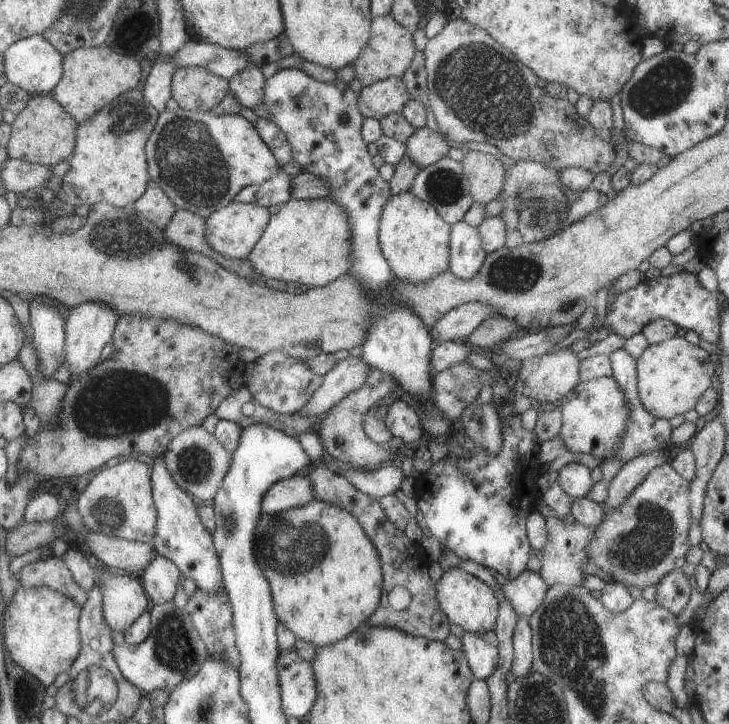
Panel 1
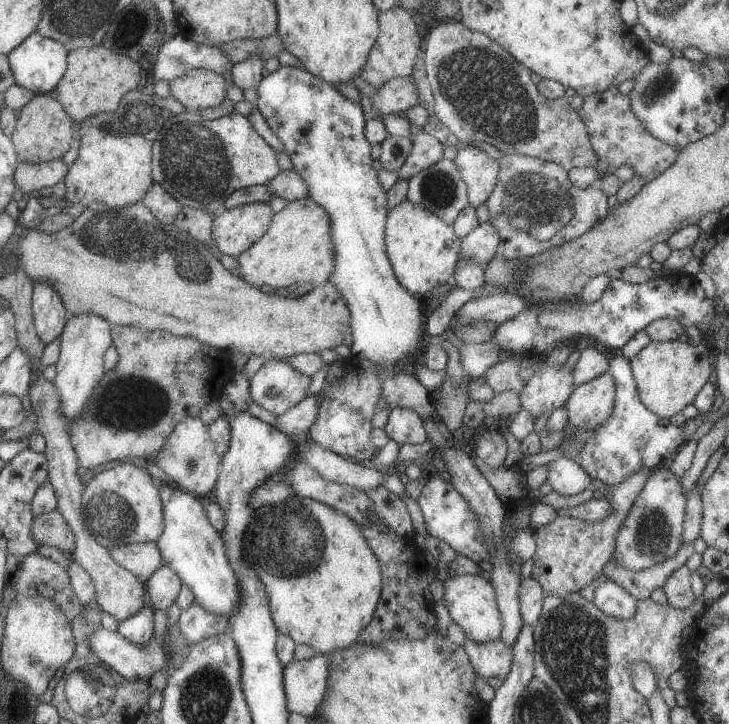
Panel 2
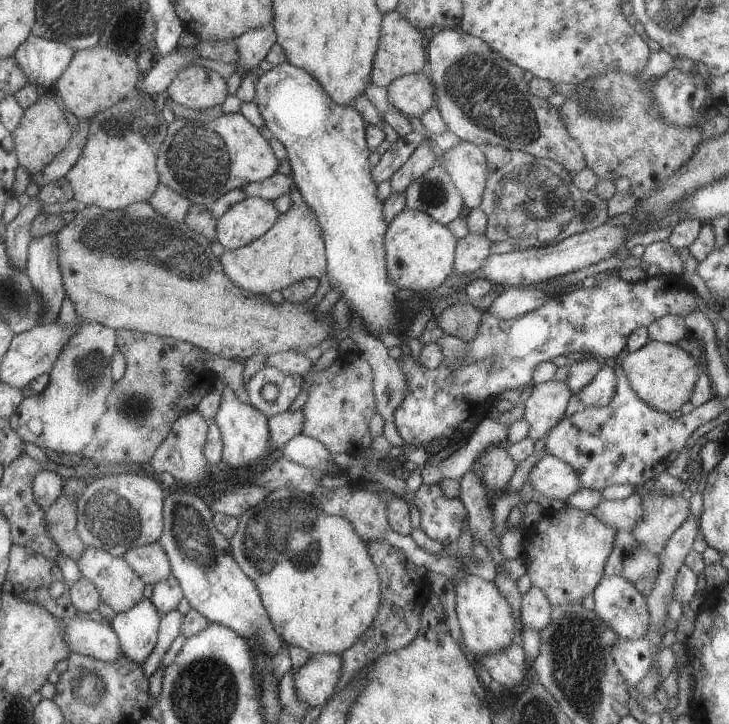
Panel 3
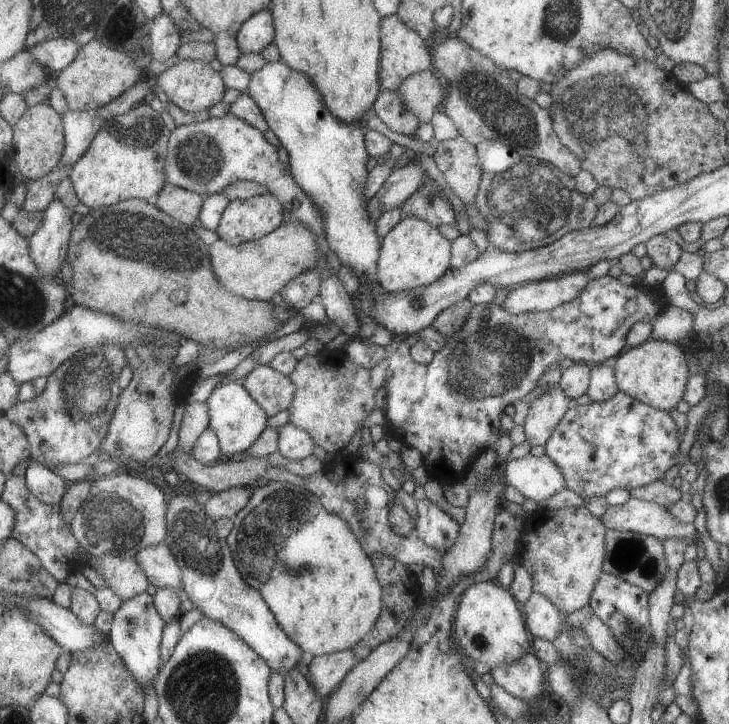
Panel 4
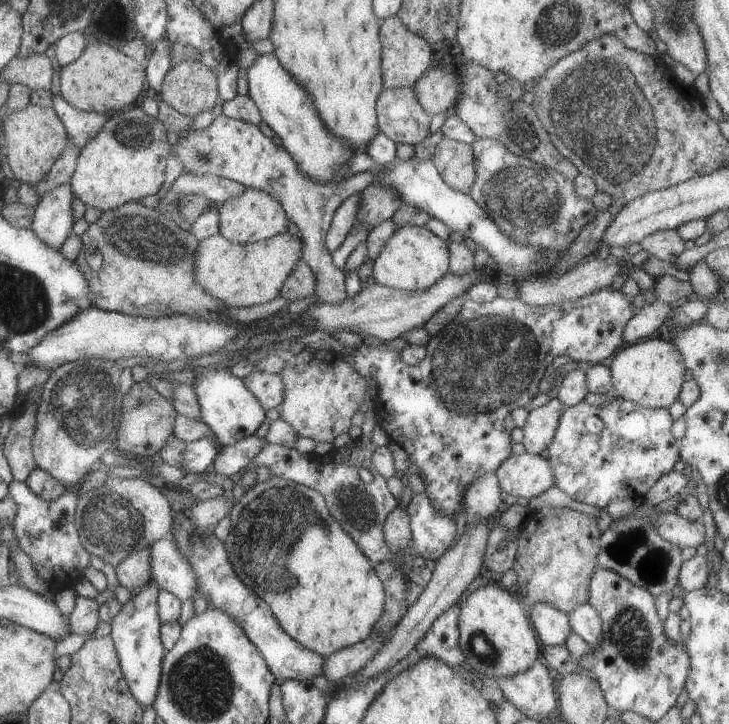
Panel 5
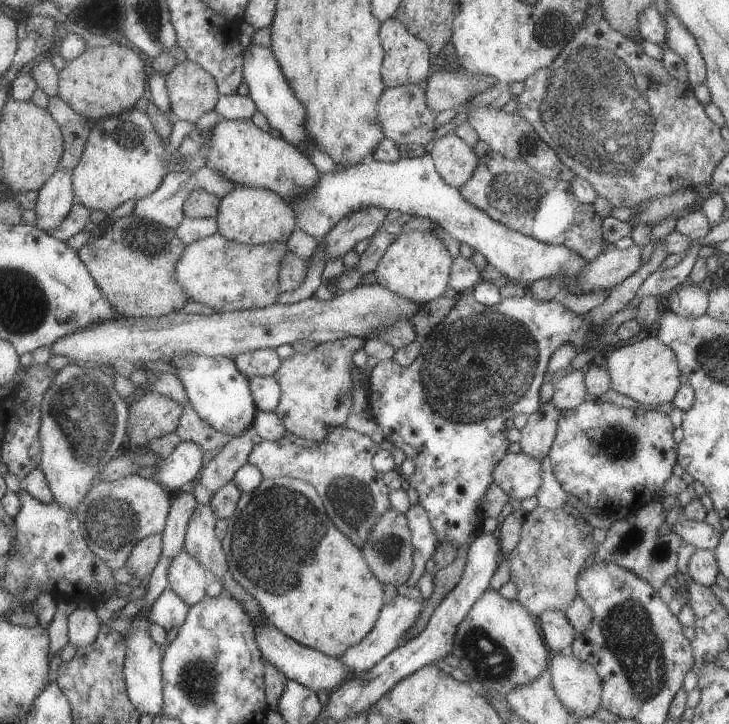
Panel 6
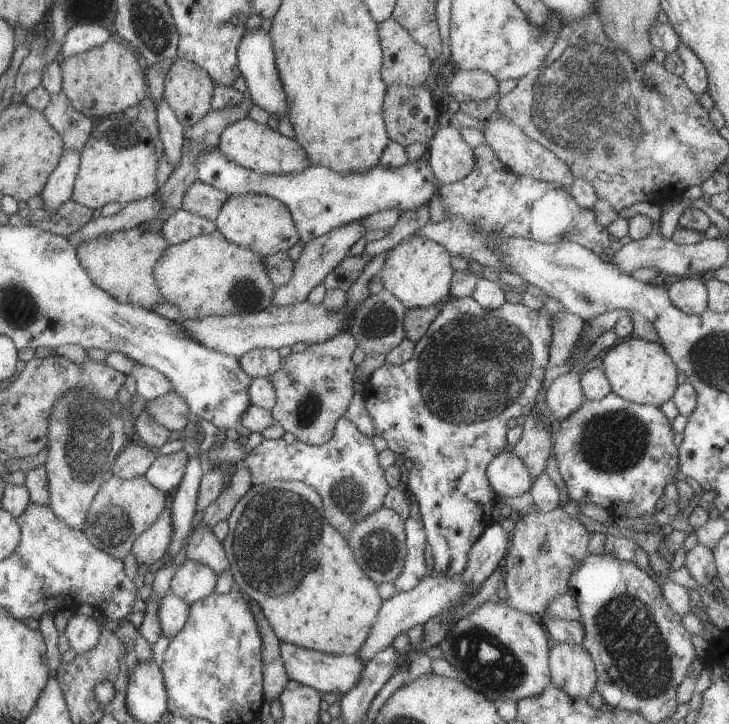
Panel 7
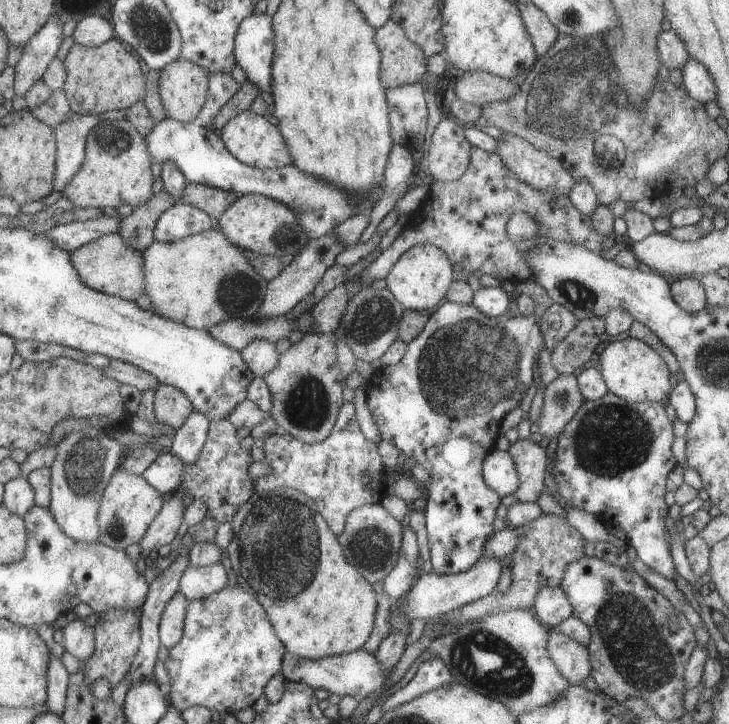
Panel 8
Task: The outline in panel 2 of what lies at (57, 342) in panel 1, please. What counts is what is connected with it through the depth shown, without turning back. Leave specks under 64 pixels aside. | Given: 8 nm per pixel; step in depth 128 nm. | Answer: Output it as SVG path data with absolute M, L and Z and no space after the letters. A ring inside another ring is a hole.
M48 282L33 283L31 305L36 332L45 345L50 344L64 332L68 312Z

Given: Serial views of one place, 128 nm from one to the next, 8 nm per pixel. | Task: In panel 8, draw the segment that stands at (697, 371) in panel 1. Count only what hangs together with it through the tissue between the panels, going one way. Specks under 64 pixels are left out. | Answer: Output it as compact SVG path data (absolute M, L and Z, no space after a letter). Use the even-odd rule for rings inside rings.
M629 337L608 343L600 355L599 369L610 393L628 402L656 401L668 399L672 384L670 368L660 358L660 354L643 340Z

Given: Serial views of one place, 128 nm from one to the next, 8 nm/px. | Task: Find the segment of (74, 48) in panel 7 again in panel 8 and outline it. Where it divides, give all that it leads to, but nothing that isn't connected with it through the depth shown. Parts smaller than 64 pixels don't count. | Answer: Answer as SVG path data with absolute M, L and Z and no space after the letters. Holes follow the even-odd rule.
M85 16L77 22L72 34L74 42L80 46L97 47L114 37L112 24L102 16Z

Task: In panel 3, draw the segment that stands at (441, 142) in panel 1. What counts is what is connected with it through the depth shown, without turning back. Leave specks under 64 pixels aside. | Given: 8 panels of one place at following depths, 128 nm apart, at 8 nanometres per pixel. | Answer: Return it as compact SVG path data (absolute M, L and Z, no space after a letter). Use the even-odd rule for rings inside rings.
M427 140L418 146L418 149L408 158L408 161L398 170L389 180L392 183L392 193L399 194L412 186L412 184L426 175L437 163L437 157L434 155Z

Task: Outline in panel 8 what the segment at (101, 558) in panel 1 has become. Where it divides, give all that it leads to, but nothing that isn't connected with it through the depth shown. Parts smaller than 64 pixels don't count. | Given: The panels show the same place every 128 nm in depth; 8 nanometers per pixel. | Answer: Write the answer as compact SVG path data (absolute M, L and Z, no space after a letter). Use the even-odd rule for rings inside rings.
M222 563L212 566L189 565L180 576L178 590L188 601L206 598L228 584L228 570Z

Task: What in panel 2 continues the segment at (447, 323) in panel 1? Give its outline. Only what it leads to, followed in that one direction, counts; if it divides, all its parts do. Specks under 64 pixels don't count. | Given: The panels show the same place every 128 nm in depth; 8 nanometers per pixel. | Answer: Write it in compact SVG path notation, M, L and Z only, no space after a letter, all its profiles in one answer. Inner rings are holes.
M501 292L489 296L478 296L469 300L456 312L456 324L470 324L470 322L490 321L496 324L508 322L516 318L522 310L530 304L518 294Z

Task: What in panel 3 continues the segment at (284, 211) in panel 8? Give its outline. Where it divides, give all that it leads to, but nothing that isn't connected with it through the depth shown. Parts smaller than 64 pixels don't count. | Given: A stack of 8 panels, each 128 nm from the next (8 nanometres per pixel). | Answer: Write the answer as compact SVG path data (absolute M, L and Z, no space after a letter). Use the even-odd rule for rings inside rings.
M247 197L217 220L217 240L225 250L244 247L268 232L280 216L272 201Z

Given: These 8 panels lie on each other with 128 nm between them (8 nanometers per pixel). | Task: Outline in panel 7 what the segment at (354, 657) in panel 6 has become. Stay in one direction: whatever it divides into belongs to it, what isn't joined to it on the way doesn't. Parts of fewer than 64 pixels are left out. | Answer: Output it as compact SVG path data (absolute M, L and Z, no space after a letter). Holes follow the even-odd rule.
M426 575L420 584L409 590L408 592L399 592L394 594L389 599L383 600L382 606L378 611L378 618L376 624L372 626L368 638L365 640L363 646L358 650L358 658L362 662L370 662L378 652L386 650L388 646L392 646L395 642L396 636L400 633L405 633L410 628L417 625L424 625L430 618L434 618L436 614L444 612L444 608L448 610L462 594L466 592L466 584L462 580L462 575L457 575L454 578L442 576Z

